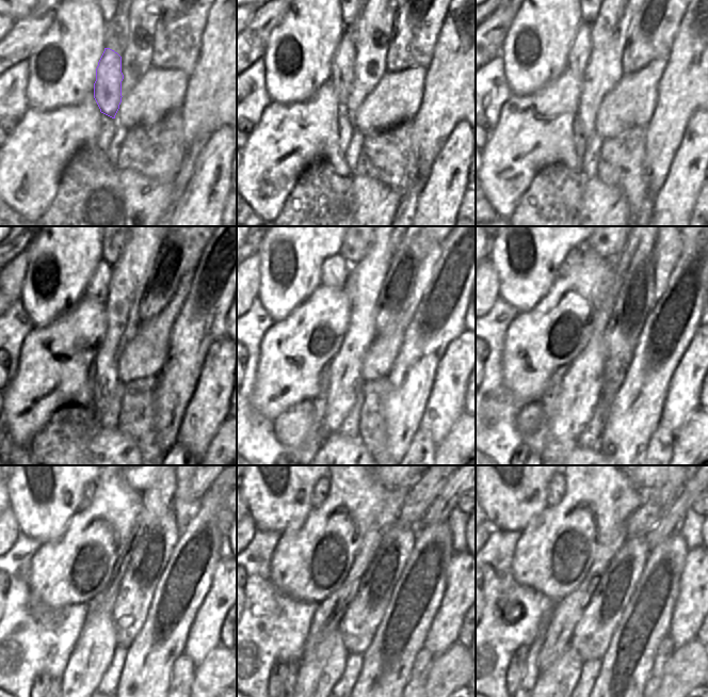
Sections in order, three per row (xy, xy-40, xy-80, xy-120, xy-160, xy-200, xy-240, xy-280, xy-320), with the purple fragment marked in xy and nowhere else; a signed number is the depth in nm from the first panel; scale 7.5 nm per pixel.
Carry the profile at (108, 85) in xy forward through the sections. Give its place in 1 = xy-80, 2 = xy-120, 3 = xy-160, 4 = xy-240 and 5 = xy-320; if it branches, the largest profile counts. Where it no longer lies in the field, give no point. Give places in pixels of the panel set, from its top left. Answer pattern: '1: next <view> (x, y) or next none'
1: next xy-80 (580, 50)
2: next xy-120 (97, 288)
3: next xy-160 (335, 270)
4: next xy-240 (90, 488)
5: next xy-320 (557, 487)

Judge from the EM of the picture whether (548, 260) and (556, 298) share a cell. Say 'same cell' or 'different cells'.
different cells

